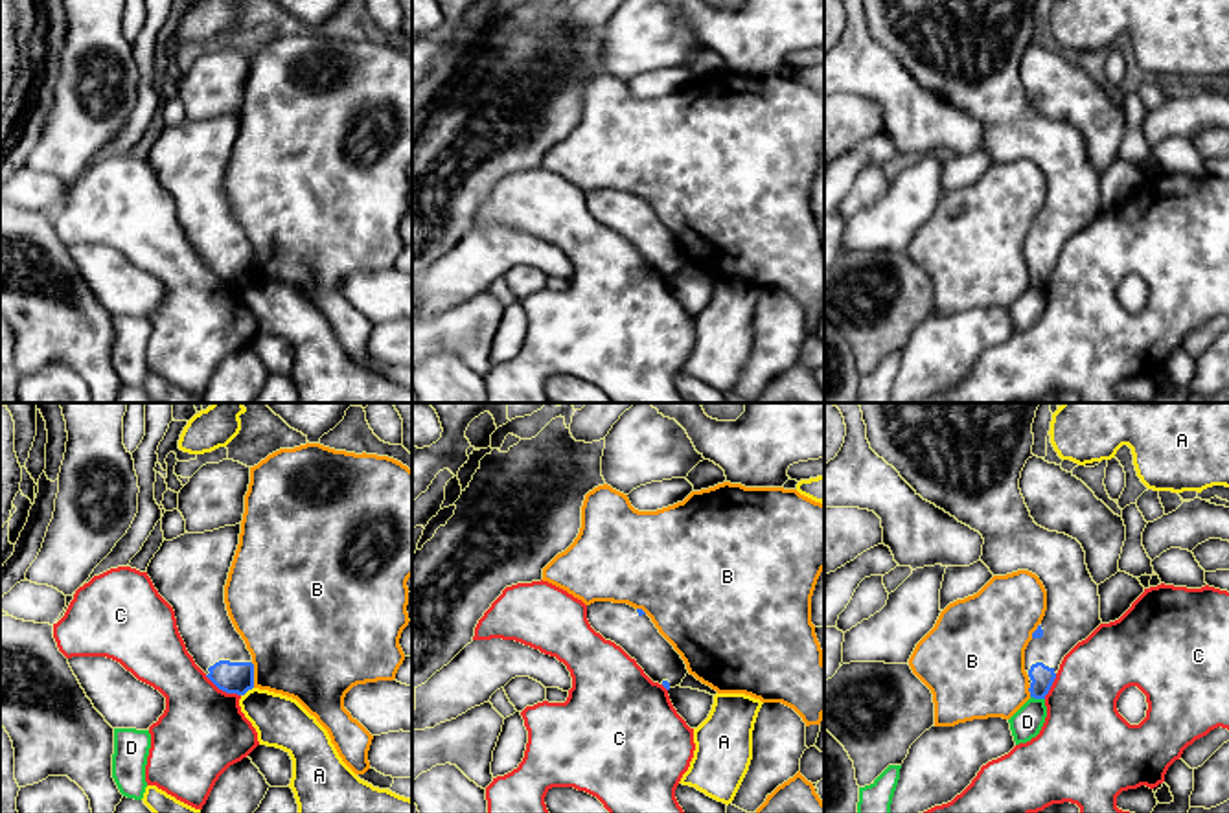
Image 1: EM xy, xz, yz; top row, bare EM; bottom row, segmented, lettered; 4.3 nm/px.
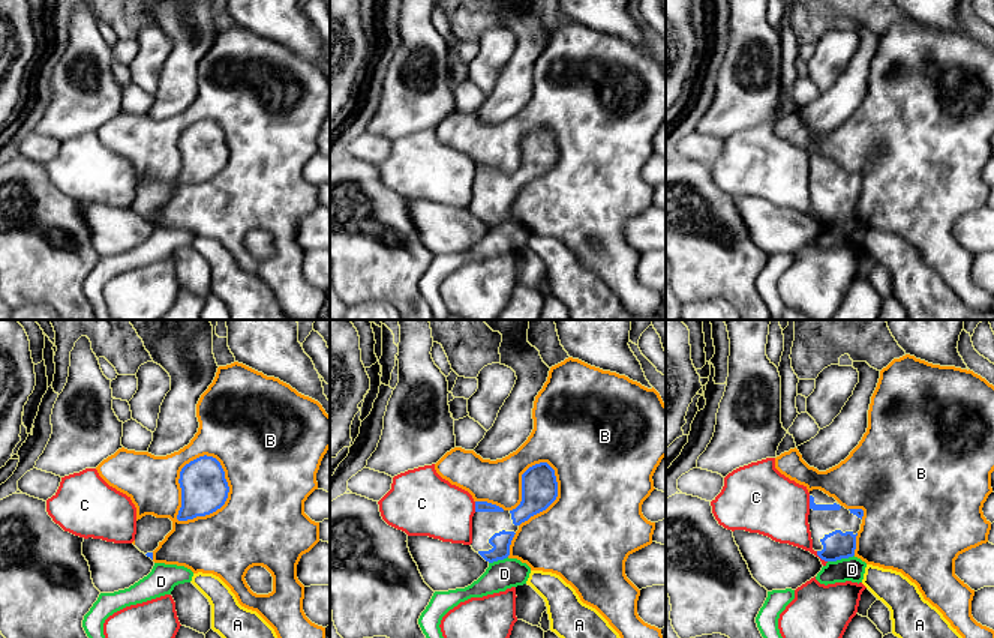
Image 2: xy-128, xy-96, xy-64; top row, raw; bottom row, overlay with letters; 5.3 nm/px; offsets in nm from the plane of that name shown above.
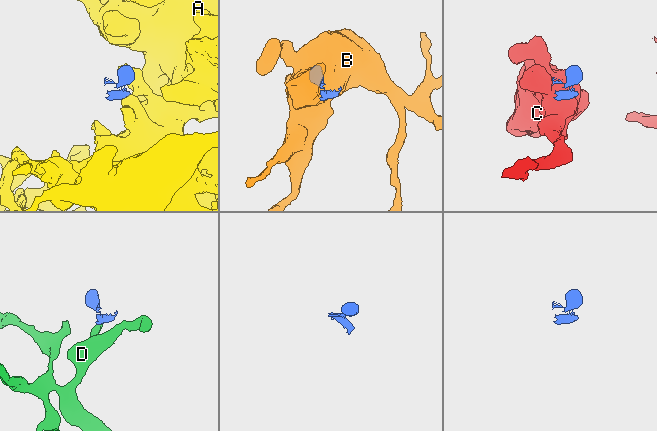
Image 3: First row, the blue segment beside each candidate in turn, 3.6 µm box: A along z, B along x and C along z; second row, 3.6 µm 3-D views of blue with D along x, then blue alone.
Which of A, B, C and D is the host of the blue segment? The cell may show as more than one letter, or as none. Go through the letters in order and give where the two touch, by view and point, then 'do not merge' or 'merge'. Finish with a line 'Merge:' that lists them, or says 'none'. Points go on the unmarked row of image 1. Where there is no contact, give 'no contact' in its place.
A: xy (247, 278) | do not merge
B: xy (252, 263) | do not merge
C: xy (223, 278) | do not merge
D: yz (1038, 286) | do not merge
Merge: none

